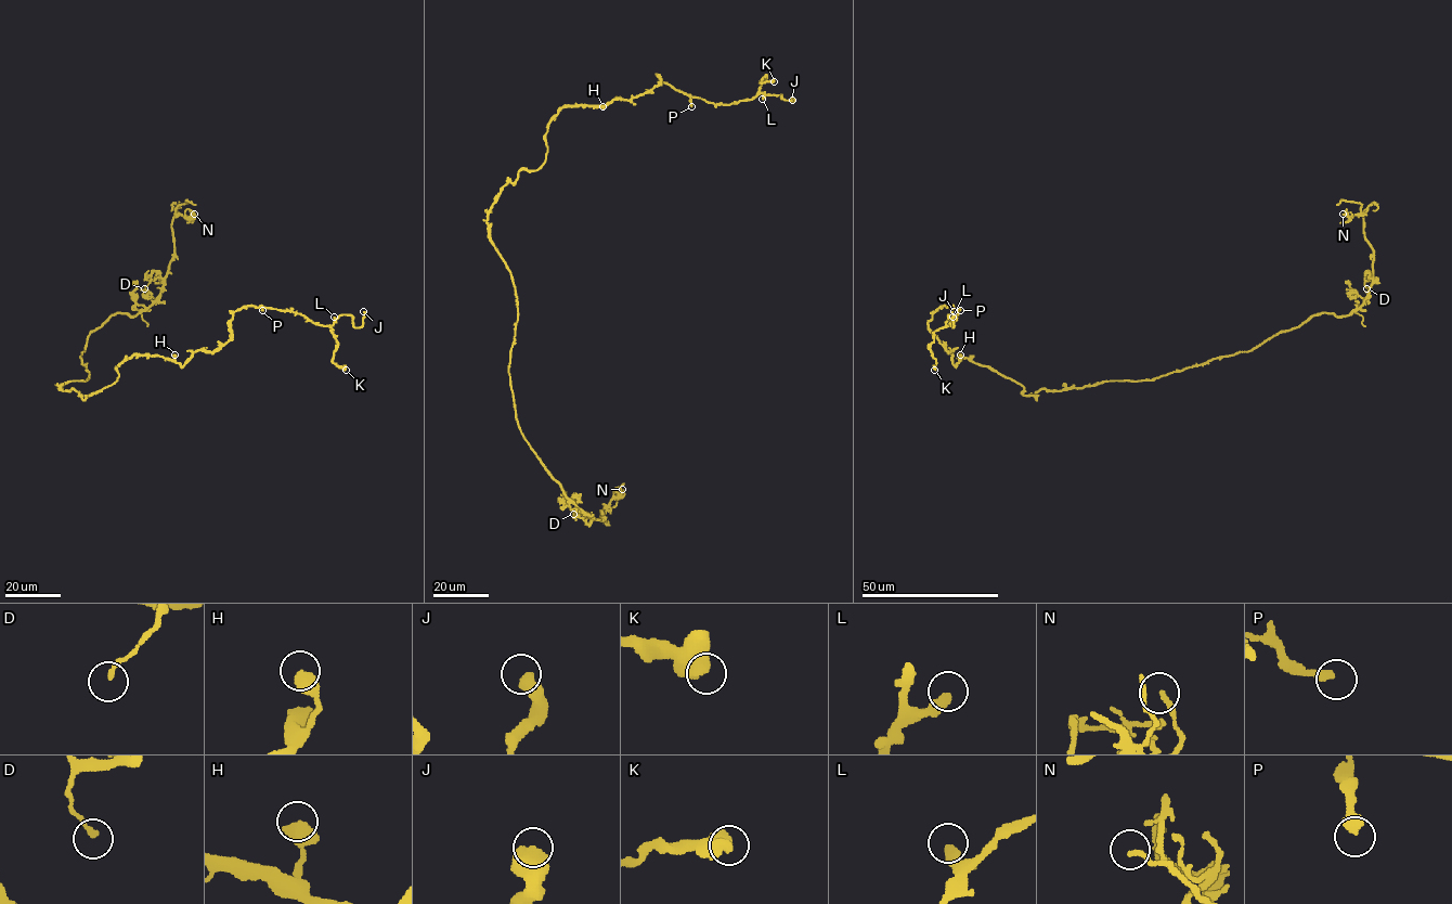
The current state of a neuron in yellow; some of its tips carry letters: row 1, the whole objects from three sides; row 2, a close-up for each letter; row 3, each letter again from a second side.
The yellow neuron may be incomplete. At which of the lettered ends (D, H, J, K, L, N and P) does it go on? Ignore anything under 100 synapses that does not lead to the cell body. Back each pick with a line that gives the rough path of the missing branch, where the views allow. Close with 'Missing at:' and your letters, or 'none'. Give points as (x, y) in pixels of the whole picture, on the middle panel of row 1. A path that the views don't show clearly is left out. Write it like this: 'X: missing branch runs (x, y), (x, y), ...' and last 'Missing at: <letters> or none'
Missing at: none

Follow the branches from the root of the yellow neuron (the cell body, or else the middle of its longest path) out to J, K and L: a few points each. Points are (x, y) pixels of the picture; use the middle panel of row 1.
J: (487, 220), (502, 188), (543, 164), (565, 106), (631, 100), (659, 75), (714, 104), (792, 100)
K: (487, 220), (502, 188), (543, 164), (565, 106), (631, 100), (659, 75), (722, 104), (774, 81)
L: (487, 220), (502, 188), (543, 164), (547, 127), (565, 106), (631, 100), (659, 75), (714, 104), (762, 99)

